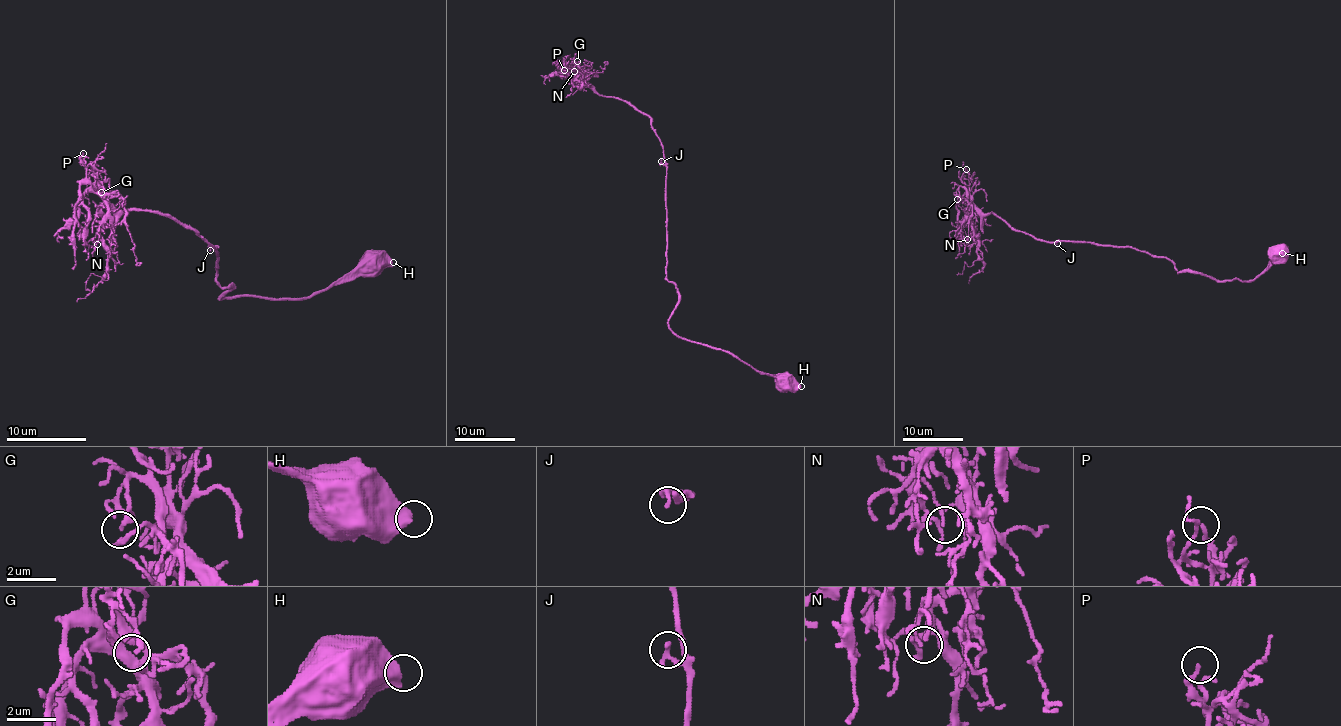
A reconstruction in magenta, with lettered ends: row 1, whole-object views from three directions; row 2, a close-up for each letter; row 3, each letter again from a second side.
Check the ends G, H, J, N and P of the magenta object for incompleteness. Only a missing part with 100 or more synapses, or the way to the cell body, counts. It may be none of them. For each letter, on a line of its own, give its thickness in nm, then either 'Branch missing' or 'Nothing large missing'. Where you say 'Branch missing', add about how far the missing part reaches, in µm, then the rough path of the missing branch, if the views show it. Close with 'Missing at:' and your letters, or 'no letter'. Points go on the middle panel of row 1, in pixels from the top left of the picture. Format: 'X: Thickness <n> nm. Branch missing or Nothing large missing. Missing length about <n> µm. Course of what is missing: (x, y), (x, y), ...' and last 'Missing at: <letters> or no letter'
G: Thickness 150 nm. Nothing large missing
H: Thickness 700 nm. Nothing large missing
J: Thickness 100 nm. Nothing large missing
N: Thickness 100 nm. Nothing large missing
P: Thickness 200 nm. Nothing large missing
Missing at: no letter

